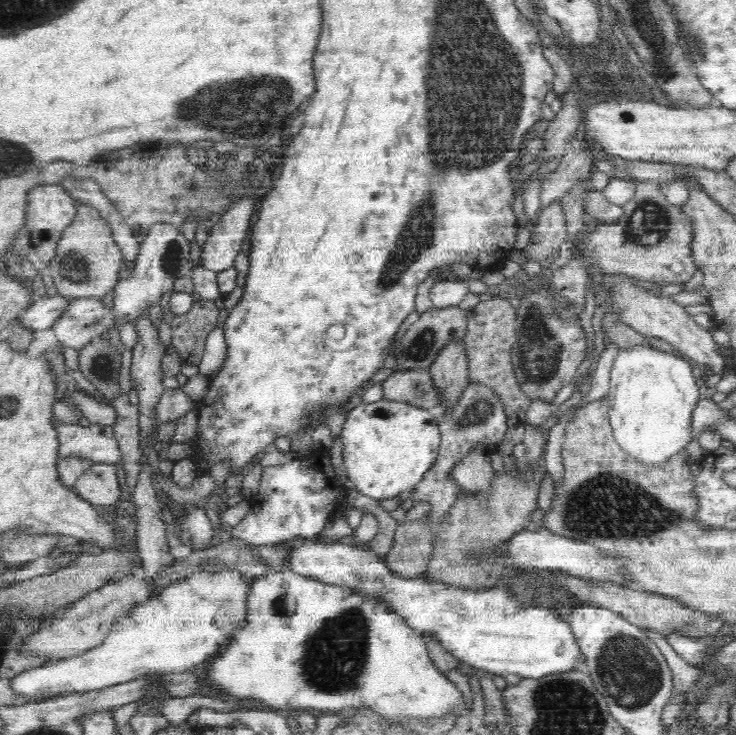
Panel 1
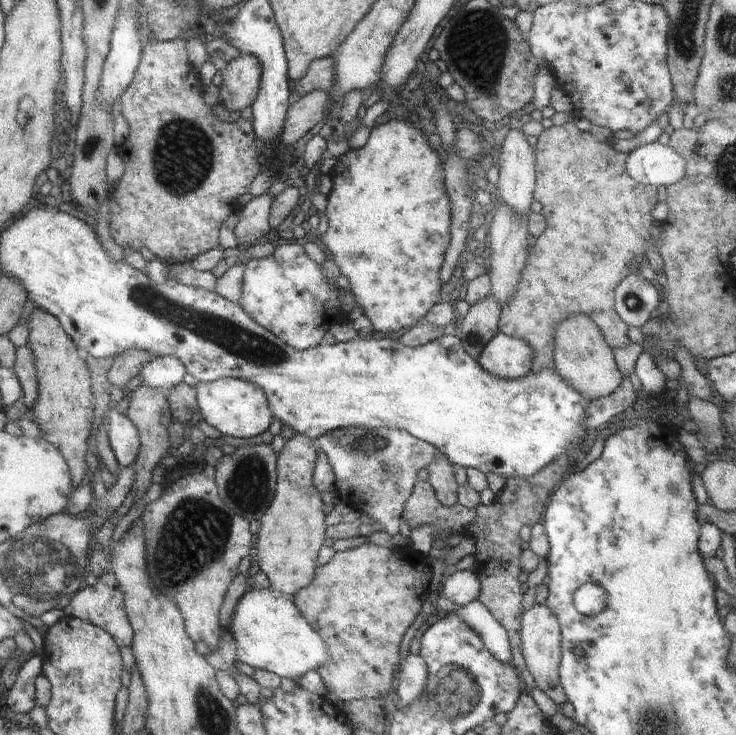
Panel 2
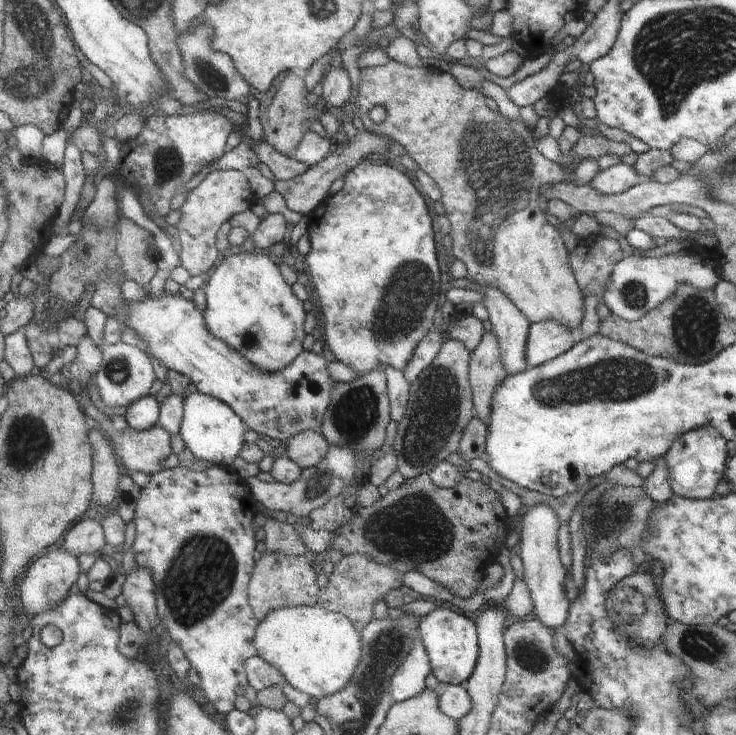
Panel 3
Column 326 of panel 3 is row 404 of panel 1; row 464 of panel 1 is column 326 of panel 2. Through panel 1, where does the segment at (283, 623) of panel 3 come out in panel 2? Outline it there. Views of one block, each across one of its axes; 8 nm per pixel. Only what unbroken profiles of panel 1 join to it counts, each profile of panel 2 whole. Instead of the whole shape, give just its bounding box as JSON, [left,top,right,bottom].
[229,587,329,681]

